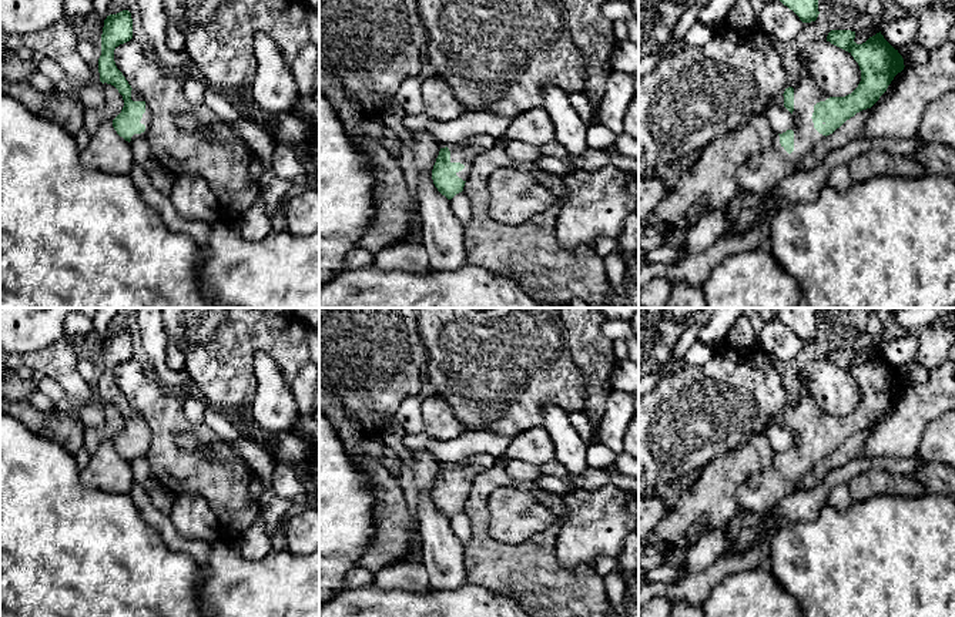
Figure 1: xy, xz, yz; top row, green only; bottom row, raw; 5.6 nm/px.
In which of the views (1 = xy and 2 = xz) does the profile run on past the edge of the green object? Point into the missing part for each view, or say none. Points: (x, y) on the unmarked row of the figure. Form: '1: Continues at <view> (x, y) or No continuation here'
1: Continues at xy (147, 438)
2: Continues at xz (465, 470)

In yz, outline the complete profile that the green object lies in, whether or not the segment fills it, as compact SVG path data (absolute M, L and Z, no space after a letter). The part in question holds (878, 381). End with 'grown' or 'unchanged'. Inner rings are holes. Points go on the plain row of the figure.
M831 349L827 361L848 370L858 382L861 400L845 416L822 412L810 393L787 403L784 426L793 433L793 445L775 453L768 467L754 473L735 492L738 507L764 513L793 493L798 482L827 455L857 432L871 427L904 389L904 378L879 352L865 362L854 361L855 351Z; grown

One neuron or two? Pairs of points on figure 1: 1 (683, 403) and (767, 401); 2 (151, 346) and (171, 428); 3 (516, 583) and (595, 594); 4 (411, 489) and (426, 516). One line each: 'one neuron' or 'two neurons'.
1: one neuron
2: two neurons
3: one neuron
4: two neurons

